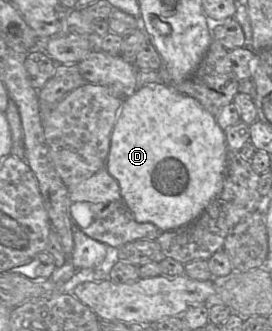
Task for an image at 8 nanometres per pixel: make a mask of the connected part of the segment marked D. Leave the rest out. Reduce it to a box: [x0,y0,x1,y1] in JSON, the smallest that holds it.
[105,83,227,232]

